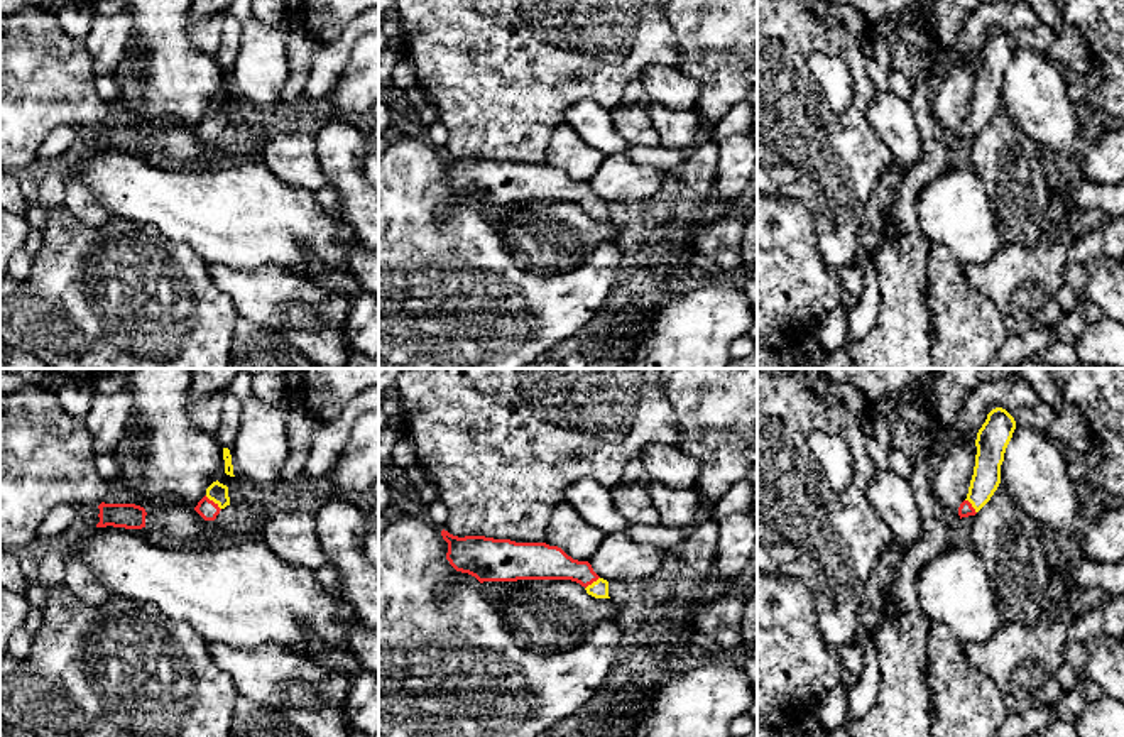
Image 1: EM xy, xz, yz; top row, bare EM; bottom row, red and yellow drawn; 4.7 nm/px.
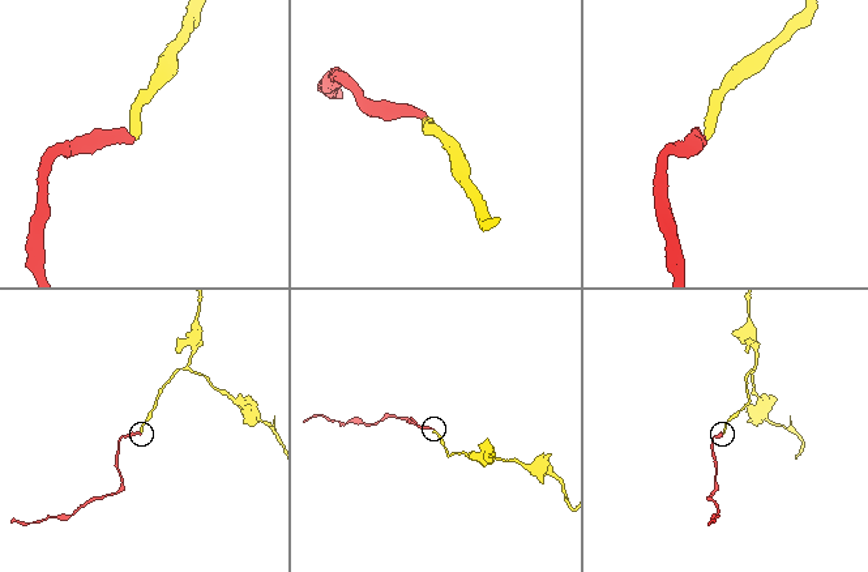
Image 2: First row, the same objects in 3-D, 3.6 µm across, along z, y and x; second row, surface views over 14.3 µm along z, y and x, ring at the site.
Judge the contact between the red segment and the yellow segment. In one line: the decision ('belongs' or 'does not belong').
belongs

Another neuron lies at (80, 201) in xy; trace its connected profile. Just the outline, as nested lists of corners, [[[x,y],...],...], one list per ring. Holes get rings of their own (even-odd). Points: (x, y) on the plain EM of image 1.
[[[64,176],[66,181],[66,208],[85,225],[105,225],[108,215],[105,208],[95,199],[95,194],[74,176]]]

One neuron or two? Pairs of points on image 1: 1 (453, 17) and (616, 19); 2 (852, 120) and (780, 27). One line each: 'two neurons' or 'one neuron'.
1: one neuron
2: one neuron

